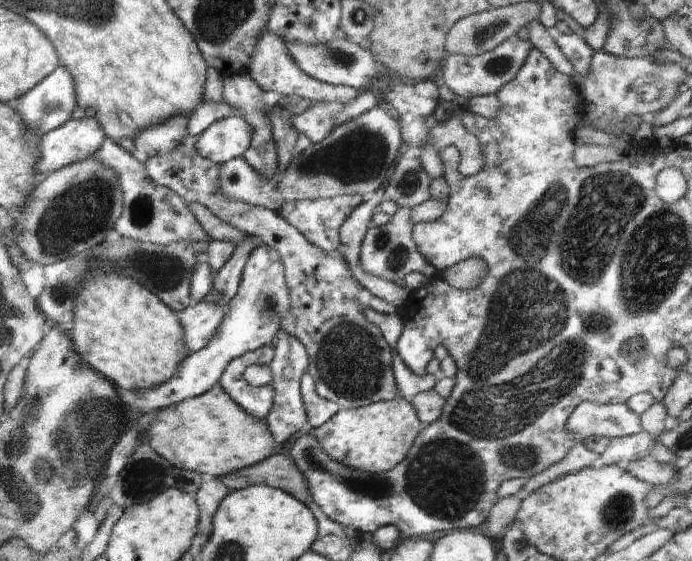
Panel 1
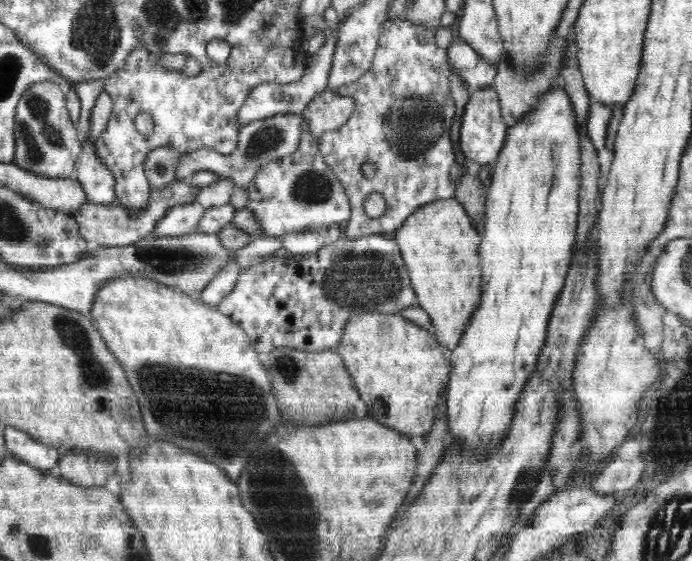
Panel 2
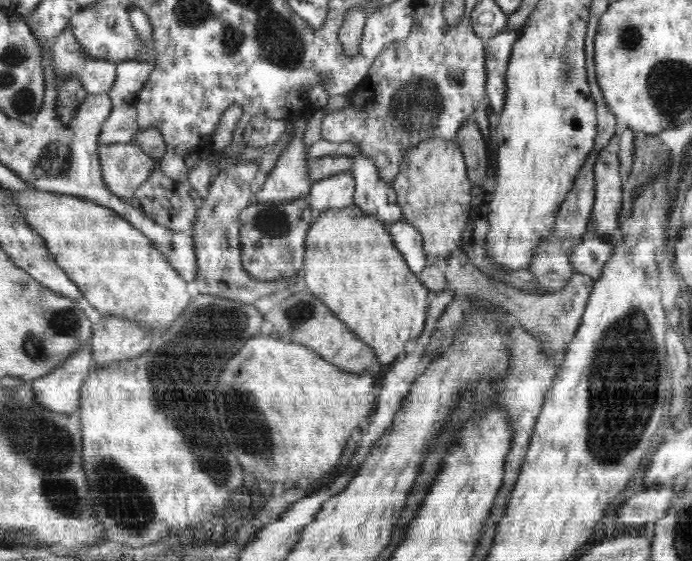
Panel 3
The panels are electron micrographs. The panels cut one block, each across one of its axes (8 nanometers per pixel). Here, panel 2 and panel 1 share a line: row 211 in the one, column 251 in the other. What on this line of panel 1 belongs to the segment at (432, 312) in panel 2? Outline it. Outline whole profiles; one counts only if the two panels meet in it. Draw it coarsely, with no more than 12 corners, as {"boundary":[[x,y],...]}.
{"boundary":[[219,383],[158,411],[148,444],[223,477],[272,455],[265,418]]}

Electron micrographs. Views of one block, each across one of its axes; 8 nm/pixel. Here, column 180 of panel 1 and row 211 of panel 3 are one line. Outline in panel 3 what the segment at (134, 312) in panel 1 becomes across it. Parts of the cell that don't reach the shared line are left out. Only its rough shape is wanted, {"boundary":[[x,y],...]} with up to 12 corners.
{"boundary":[[352,204],[314,216],[310,293],[399,360],[430,291],[384,222]]}

